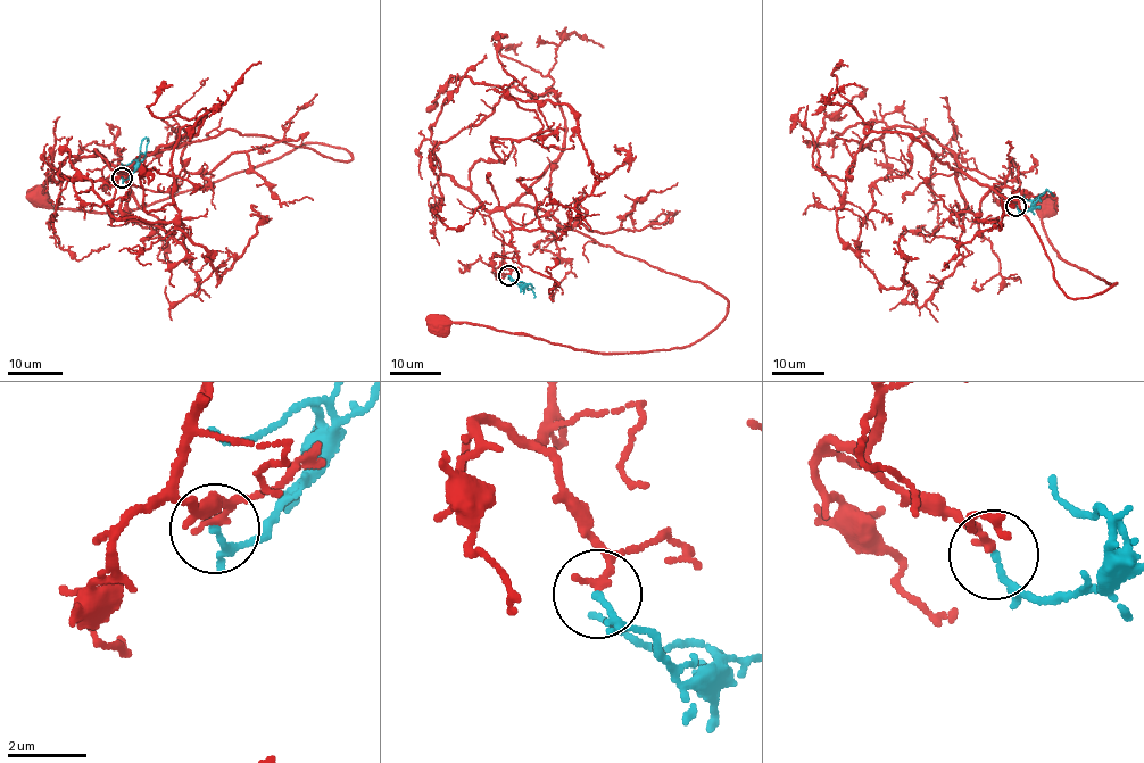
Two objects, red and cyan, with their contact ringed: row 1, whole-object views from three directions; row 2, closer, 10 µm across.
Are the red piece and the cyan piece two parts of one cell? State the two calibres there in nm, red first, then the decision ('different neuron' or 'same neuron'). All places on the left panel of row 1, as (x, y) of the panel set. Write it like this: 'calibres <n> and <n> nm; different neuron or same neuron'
calibres 200 and 110 nm; same neuron

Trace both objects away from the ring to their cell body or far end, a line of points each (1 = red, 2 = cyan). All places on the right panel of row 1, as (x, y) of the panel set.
1: (1017, 206), (994, 179), (956, 172), (1018, 201), (1066, 295), (1116, 284), (1060, 258), (1042, 221), (1047, 205)
2: (1017, 206), (1019, 210), (1028, 210), (1031, 201), (1047, 189), (1054, 196)

